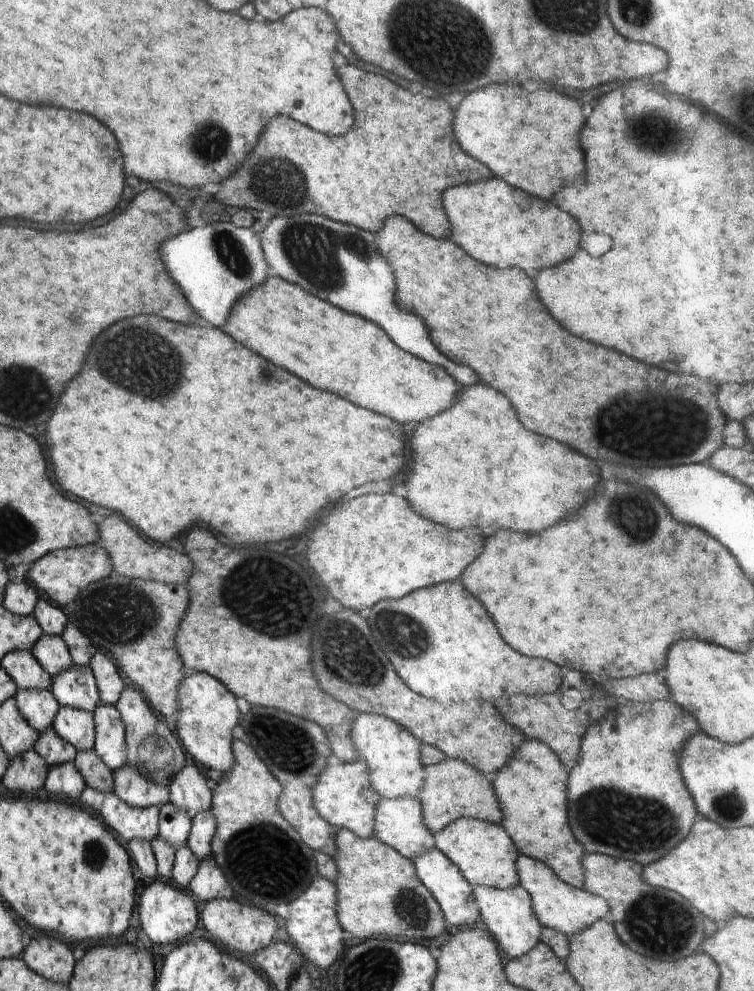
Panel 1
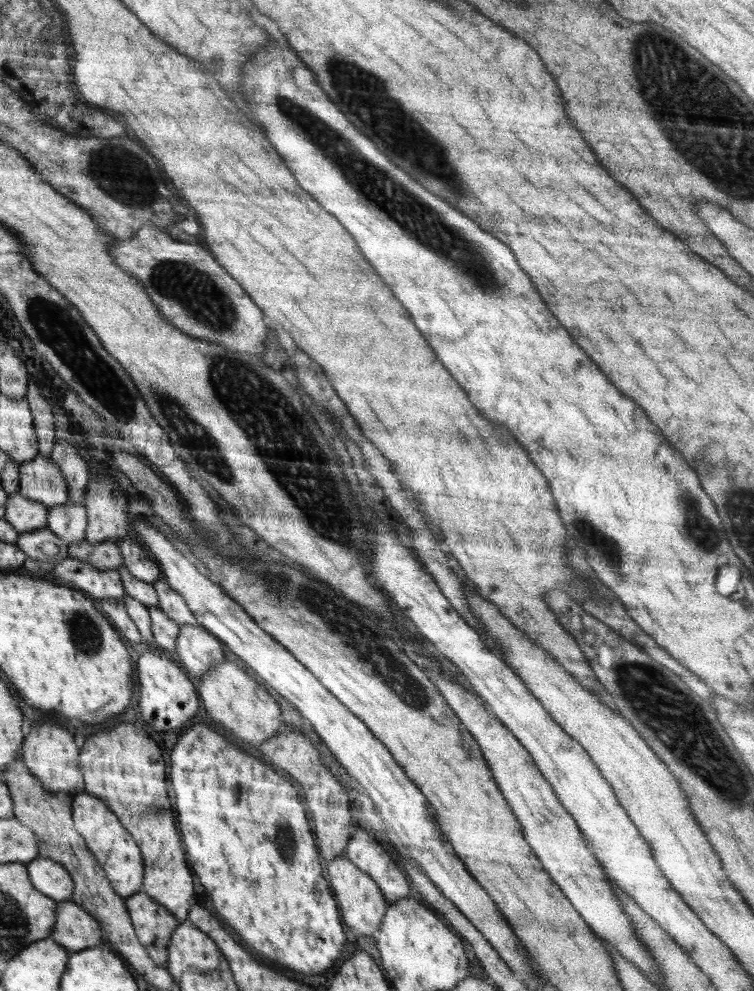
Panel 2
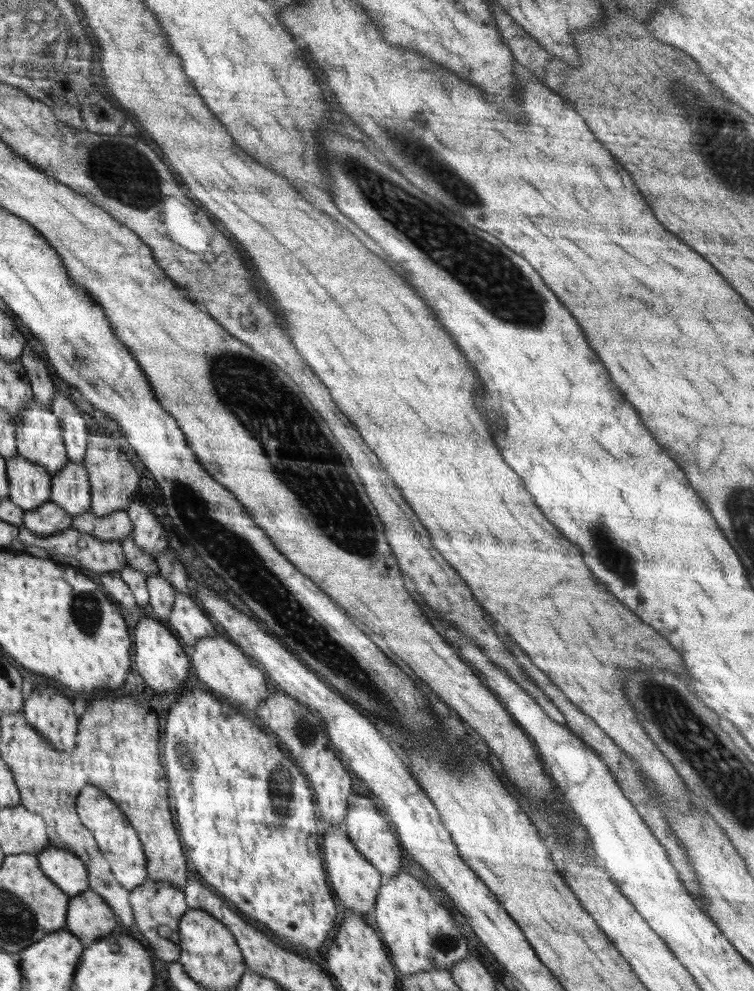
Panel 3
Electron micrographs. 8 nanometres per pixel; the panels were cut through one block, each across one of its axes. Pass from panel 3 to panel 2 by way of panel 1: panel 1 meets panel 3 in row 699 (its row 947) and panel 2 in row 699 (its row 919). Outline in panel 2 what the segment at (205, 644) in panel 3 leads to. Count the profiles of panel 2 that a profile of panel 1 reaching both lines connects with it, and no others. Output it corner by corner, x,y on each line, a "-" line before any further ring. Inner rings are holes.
225,660
222,664
210,668
210,672
206,676
202,676
200,683
198,694
206,712
212,718
212,722
220,730
234,736
236,740
259,748
260,744
264,744
268,738
276,736
276,732
282,728
280,708
274,702
274,697
257,684
247,670
243,670
234,662

